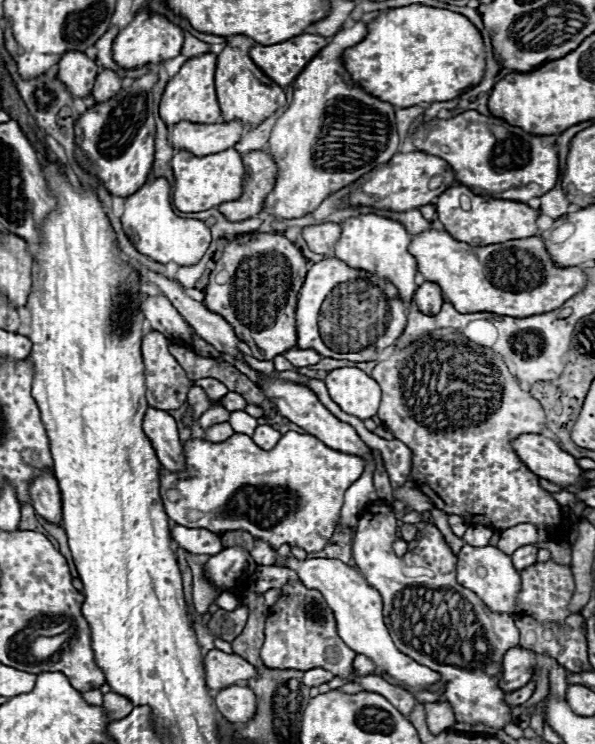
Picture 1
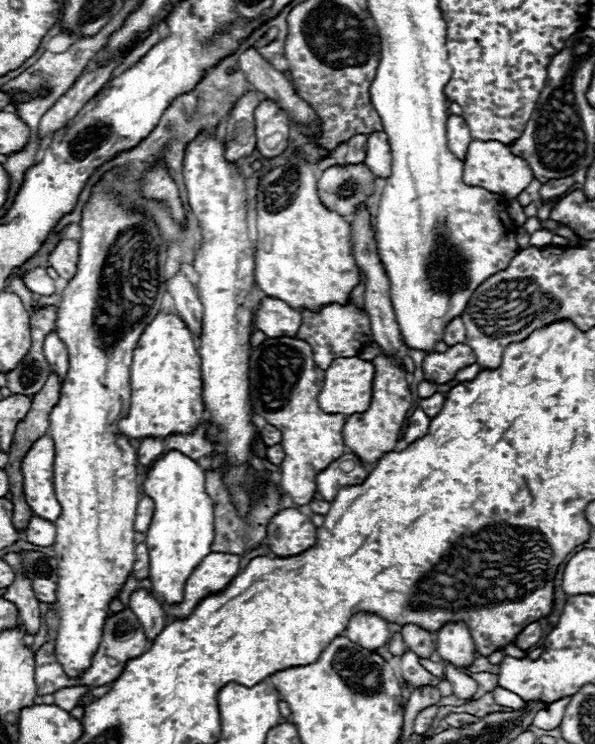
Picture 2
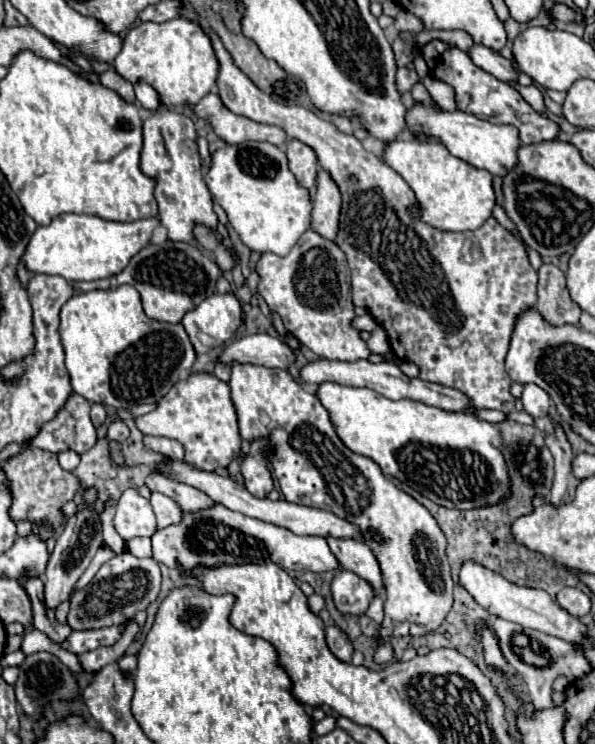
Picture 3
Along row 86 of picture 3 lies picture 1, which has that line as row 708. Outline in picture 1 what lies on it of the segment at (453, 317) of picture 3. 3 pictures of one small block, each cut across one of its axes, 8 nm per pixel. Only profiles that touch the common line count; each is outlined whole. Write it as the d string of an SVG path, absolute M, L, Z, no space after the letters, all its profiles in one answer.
M226 686L216 696L216 706L228 722L250 722L258 710L258 698L248 686Z

